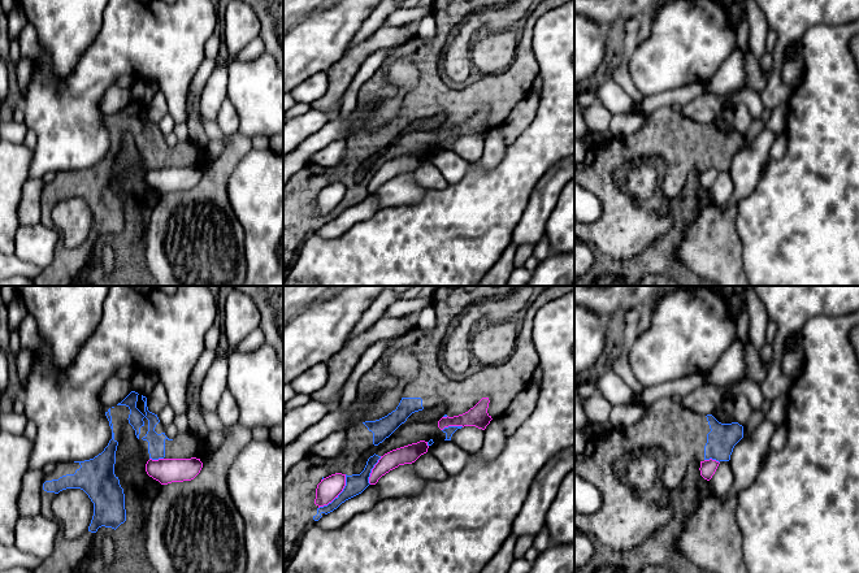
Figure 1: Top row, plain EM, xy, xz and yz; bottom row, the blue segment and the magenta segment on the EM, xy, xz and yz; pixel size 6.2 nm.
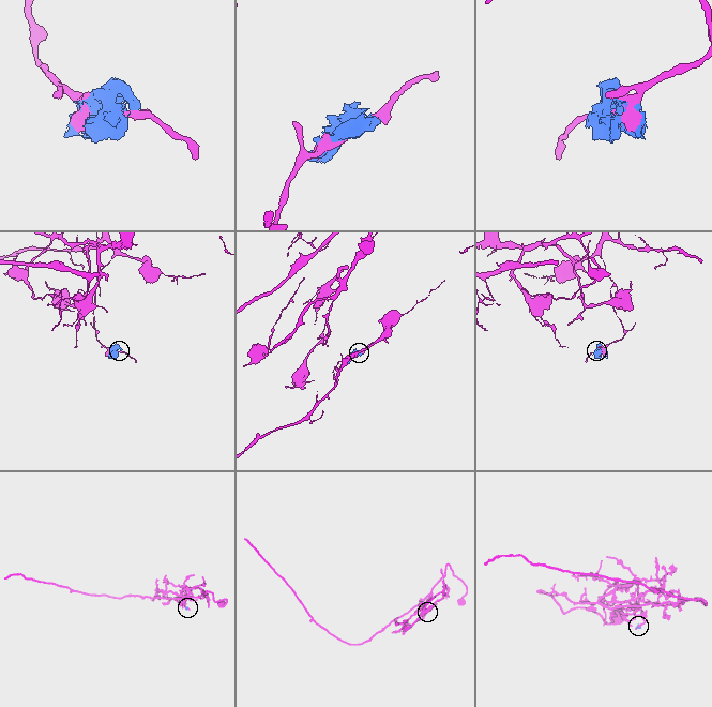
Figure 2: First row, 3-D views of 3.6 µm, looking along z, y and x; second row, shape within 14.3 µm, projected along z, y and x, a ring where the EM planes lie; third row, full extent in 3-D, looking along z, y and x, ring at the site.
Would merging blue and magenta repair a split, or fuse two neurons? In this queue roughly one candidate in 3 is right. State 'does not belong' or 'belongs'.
does not belong

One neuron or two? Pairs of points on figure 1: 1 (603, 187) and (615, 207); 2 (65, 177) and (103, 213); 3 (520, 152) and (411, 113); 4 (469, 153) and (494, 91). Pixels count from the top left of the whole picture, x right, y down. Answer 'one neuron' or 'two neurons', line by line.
1: one neuron
2: one neuron
3: two neurons
4: two neurons

